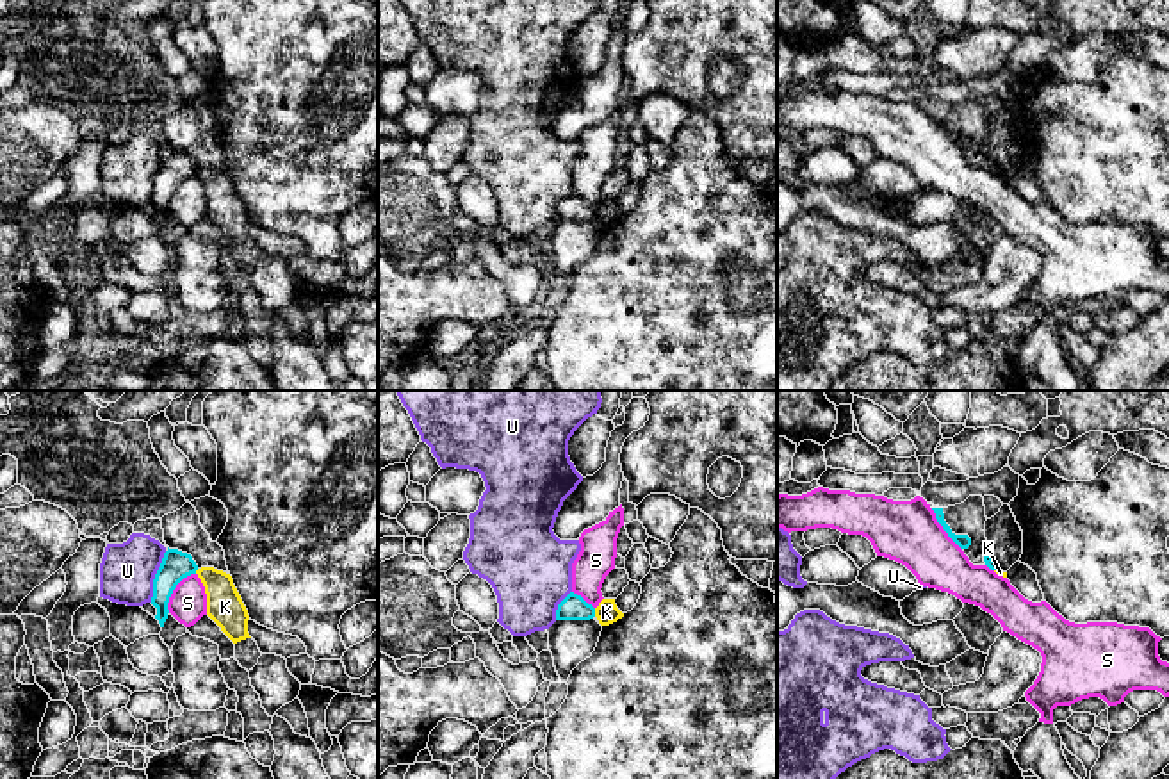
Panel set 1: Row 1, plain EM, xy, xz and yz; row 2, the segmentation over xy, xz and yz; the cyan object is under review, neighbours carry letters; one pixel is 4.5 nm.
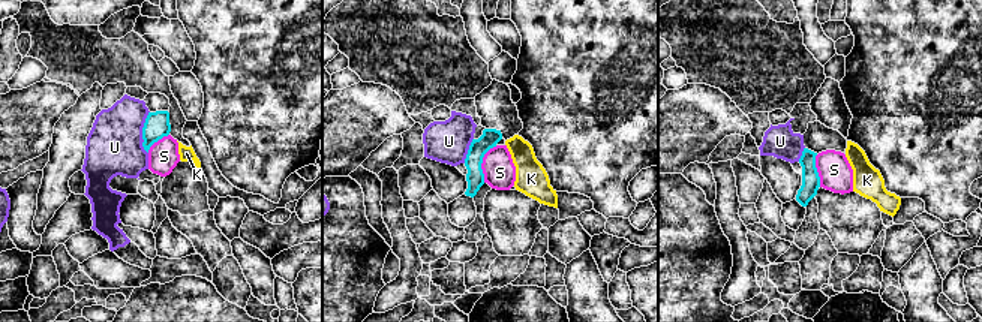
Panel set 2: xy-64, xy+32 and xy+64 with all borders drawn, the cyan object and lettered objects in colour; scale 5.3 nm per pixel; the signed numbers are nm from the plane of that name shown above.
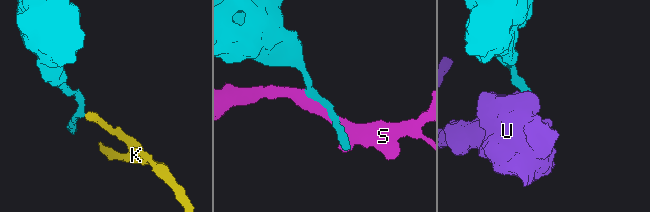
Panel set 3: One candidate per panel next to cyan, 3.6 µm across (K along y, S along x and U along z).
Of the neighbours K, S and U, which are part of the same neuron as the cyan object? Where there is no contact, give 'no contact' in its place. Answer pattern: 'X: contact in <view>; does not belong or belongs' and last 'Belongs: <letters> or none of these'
K: contact in xz; does not belong
S: contact in xy; does not belong
U: contact in xy; does not belong
Belongs: none of these

